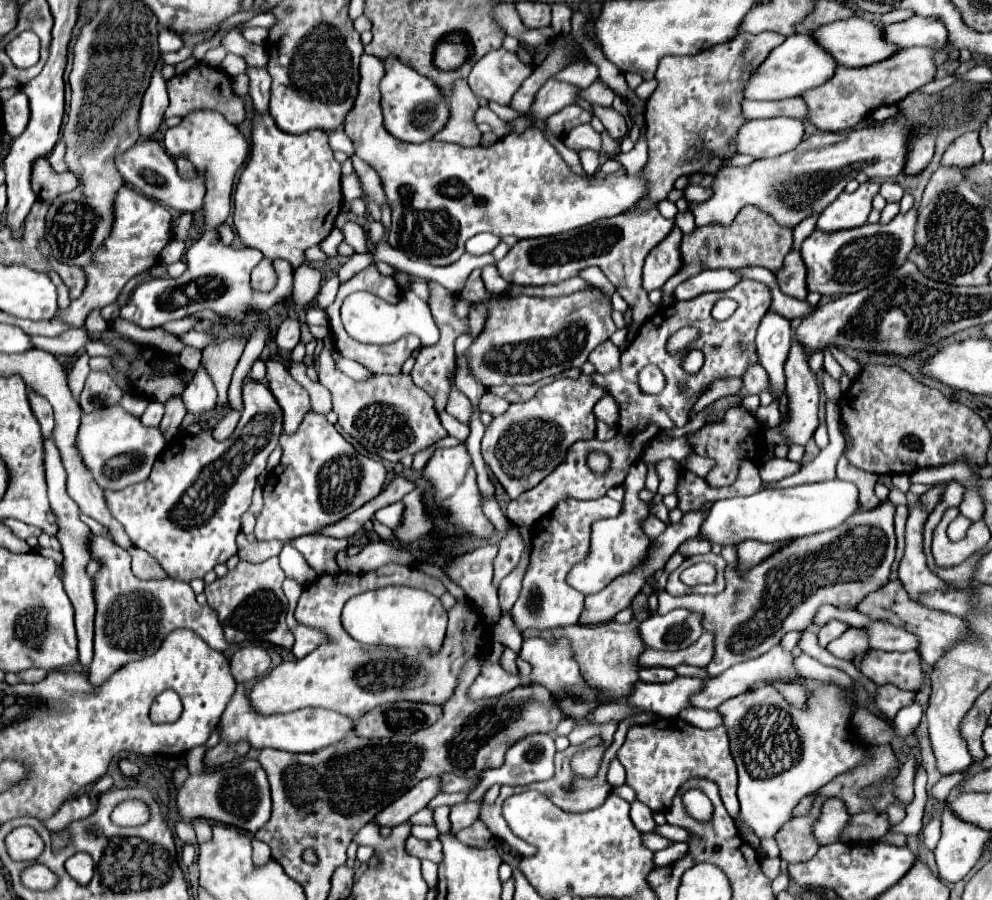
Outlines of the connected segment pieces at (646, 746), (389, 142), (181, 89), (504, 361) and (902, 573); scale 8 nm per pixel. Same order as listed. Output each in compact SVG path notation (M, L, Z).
M679 717L637 725L629 729L623 747L617 751L617 759L627 771L627 785L637 793L637 801L647 805L651 811L665 813L679 785L691 777L705 777L719 785L719 793L729 815L734 820L739 817L737 769L723 725L715 729L699 729L681 721Z
M361 55L359 65L359 89L353 109L345 115L345 135L353 141L355 155L371 165L383 185L387 201L393 209L393 223L391 223L391 247L403 251L413 261L423 261L429 265L451 265L455 263L465 249L465 241L477 233L489 231L497 237L515 235L523 237L547 237L559 235L565 231L573 231L587 223L593 223L603 217L613 217L619 213L629 211L643 195L645 195L645 181L641 173L635 177L629 175L607 175L607 177L577 177L571 173L569 165L557 153L557 149L545 139L541 129L525 131L523 135L509 133L493 147L461 147L455 143L445 141L425 141L419 145L403 143L389 135L381 123L381 107L379 107L379 93L377 83L381 81L383 67L381 59L373 55Z
M197 65L195 69L189 71L189 75L181 75L181 77L171 77L167 81L167 91L169 91L169 107L165 111L165 119L169 117L185 117L193 111L199 109L211 109L221 113L229 123L239 125L245 117L245 107L243 107L243 99L237 97L231 91L231 81L225 73L221 73L219 69L211 69L205 65Z
M475 269L469 275L461 295L473 305L487 307L485 327L465 353L469 373L485 389L495 385L531 385L565 369L581 367L587 361L589 351L607 341L617 329L611 319L611 299L599 287L589 287L567 297L551 299L495 295L485 289L481 269Z
M919 503L909 511L909 519L907 519L907 531L905 531L905 555L899 563L899 579L905 587L905 591L909 593L909 597L913 601L919 601L927 607L933 609L941 609L941 611L949 611L957 617L969 617L971 615L971 607L969 607L969 589L953 589L949 587L945 581L941 581L933 571L929 571L929 567L925 565L925 555L923 555L923 537L921 537L921 529L923 523L927 519L927 513L919 507Z

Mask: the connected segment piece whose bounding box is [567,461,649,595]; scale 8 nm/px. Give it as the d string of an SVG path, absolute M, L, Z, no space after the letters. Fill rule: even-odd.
M637 461L625 479L625 499L621 513L613 519L601 519L593 523L591 549L587 553L587 559L577 563L567 575L567 583L579 593L591 595L605 589L607 583L611 583L615 577L633 571L649 557L649 535L643 531L643 523L649 517L649 503L639 499L641 489L645 489L645 475L647 465L643 461Z

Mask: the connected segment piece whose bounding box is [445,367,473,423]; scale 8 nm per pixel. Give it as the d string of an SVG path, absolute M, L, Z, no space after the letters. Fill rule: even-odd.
M457 367L451 371L449 375L449 383L451 383L451 391L449 391L449 401L447 401L447 407L445 411L449 415L453 415L455 419L459 419L461 423L469 423L469 417L472 416L471 402L455 385L455 377L457 377Z

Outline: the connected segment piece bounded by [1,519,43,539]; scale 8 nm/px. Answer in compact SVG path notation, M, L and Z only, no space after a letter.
M5 519L5 521L1 521L5 527L9 527L11 531L13 531L13 535L15 537L19 537L19 539L27 539L27 537L39 537L43 531L39 529L39 527L35 527L35 525L27 525L27 523L23 523L23 521L17 521L17 519Z

